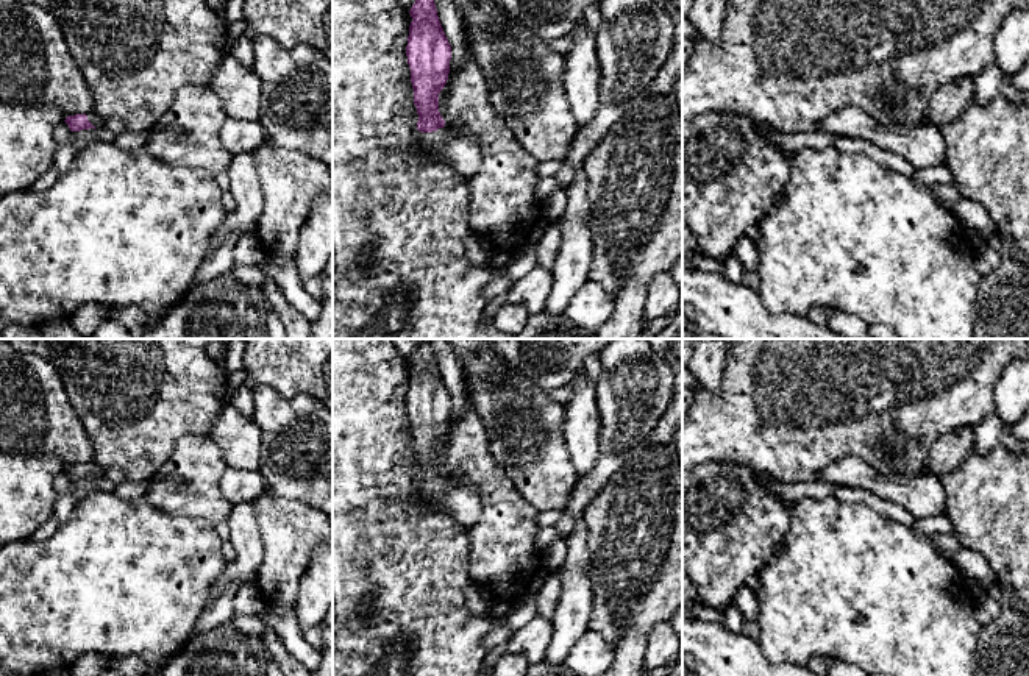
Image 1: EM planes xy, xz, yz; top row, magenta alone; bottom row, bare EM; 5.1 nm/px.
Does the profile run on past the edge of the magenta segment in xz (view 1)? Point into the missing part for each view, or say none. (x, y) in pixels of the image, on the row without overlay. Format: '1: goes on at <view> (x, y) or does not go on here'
1: goes on at xz (459, 498)

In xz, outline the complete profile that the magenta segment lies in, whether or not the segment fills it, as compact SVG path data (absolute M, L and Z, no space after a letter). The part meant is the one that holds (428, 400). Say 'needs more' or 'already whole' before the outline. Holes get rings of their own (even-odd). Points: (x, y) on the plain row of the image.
needs more; M431 339L420 340L409 364L412 372L406 406L418 464L417 479L422 482L420 492L470 531L482 506L476 487L465 479L448 479L439 462L439 443L450 423L451 395L440 375Z

